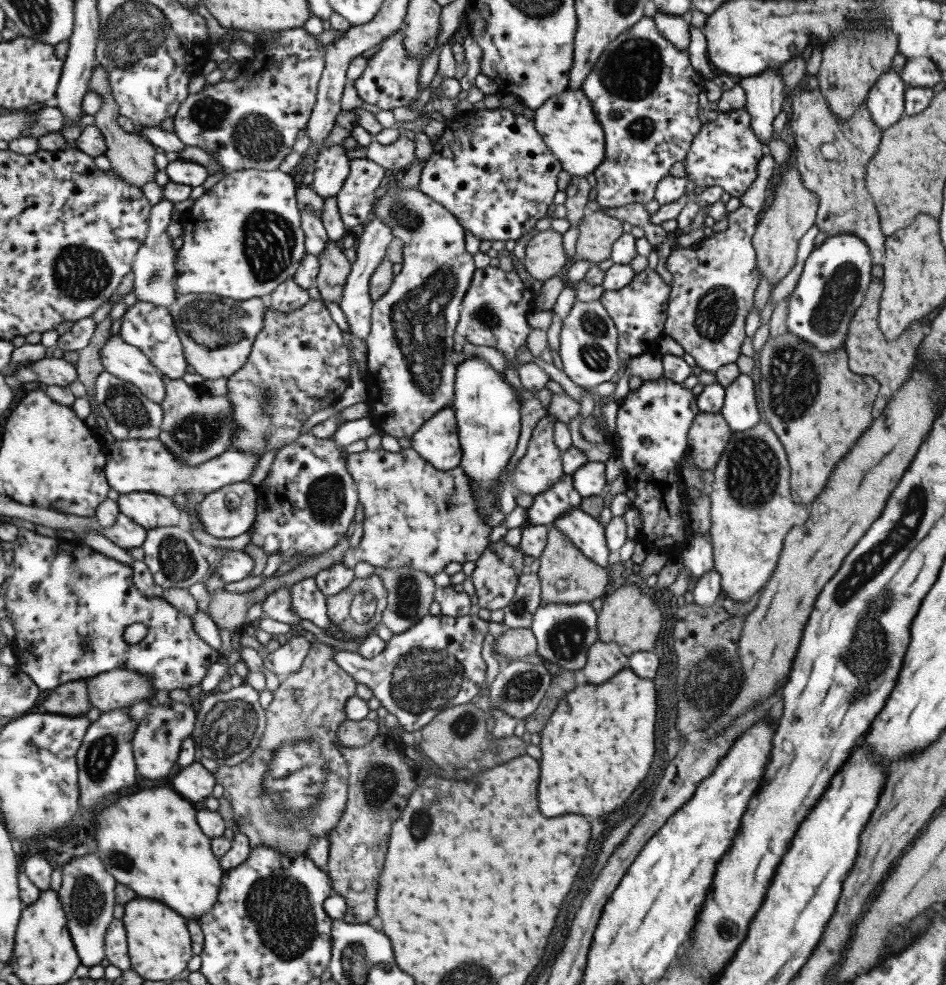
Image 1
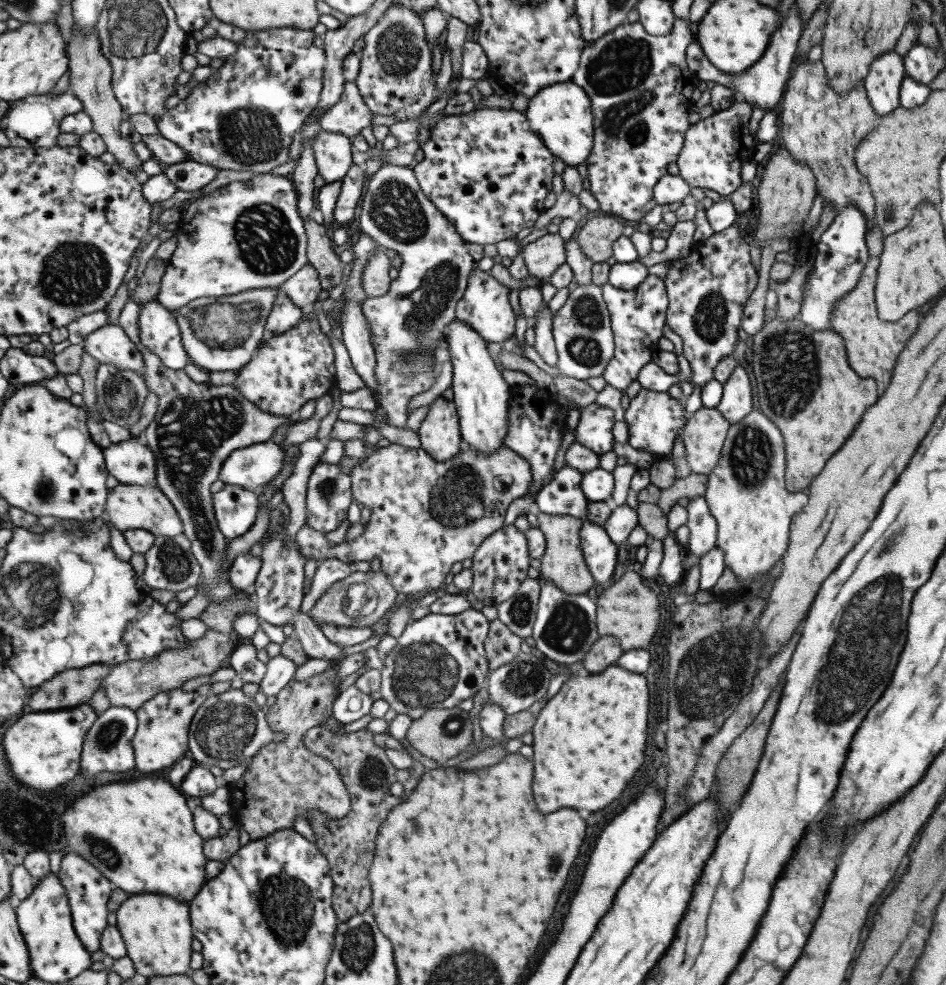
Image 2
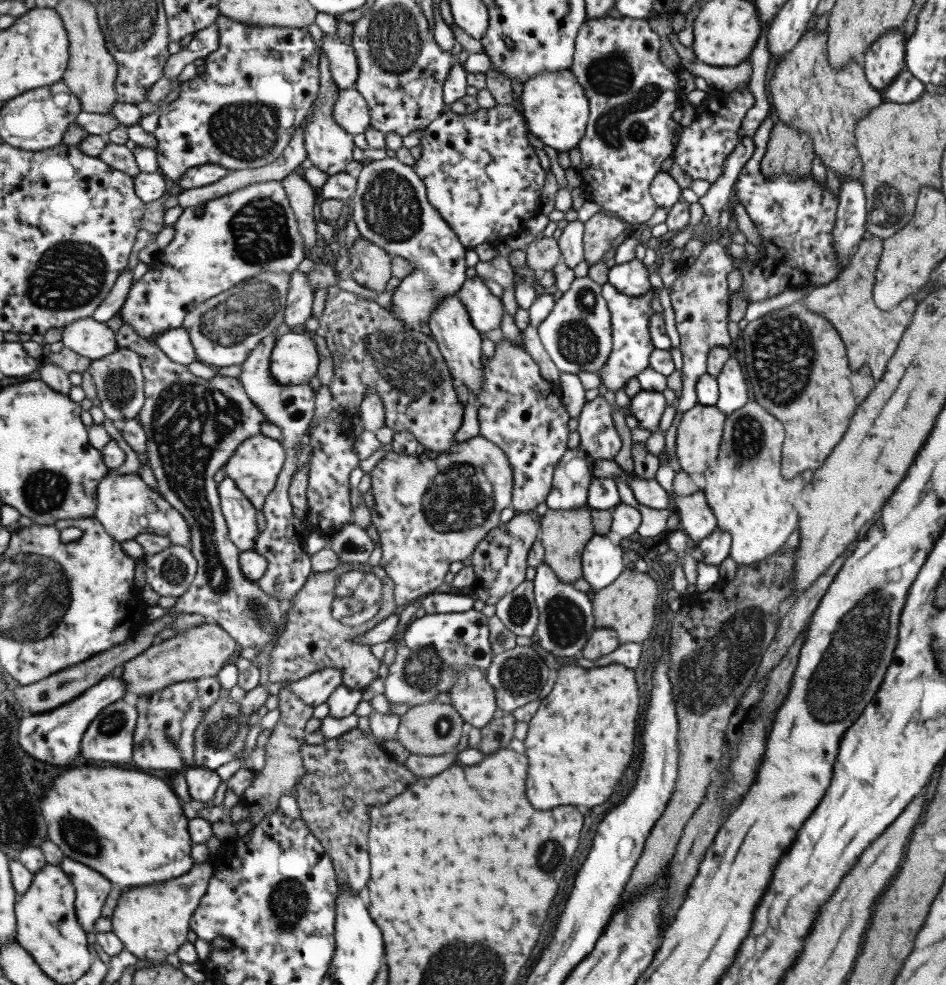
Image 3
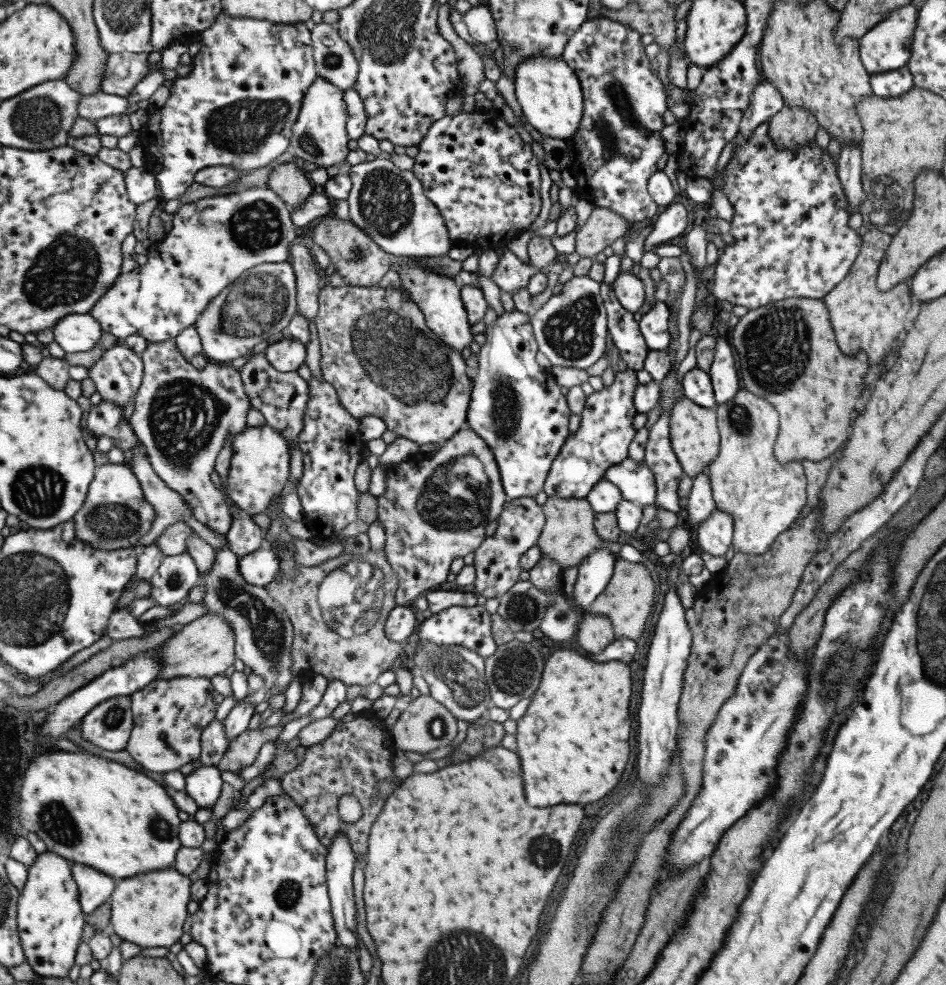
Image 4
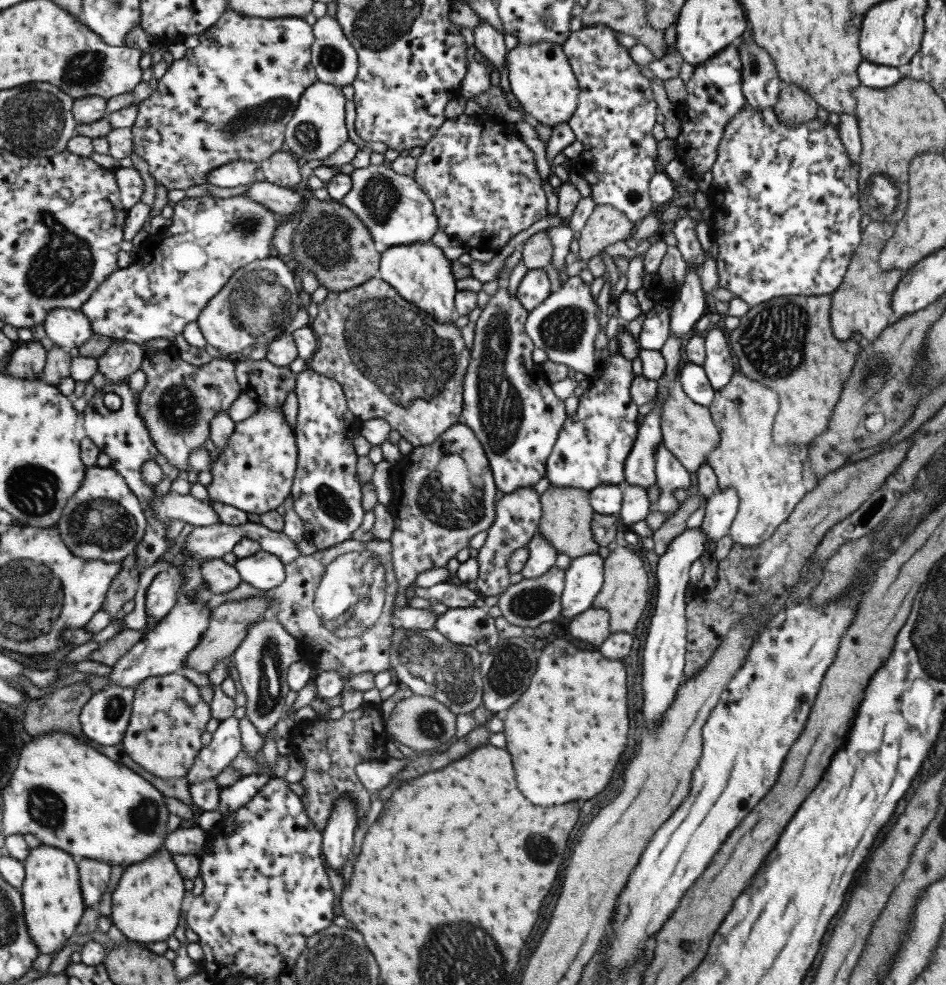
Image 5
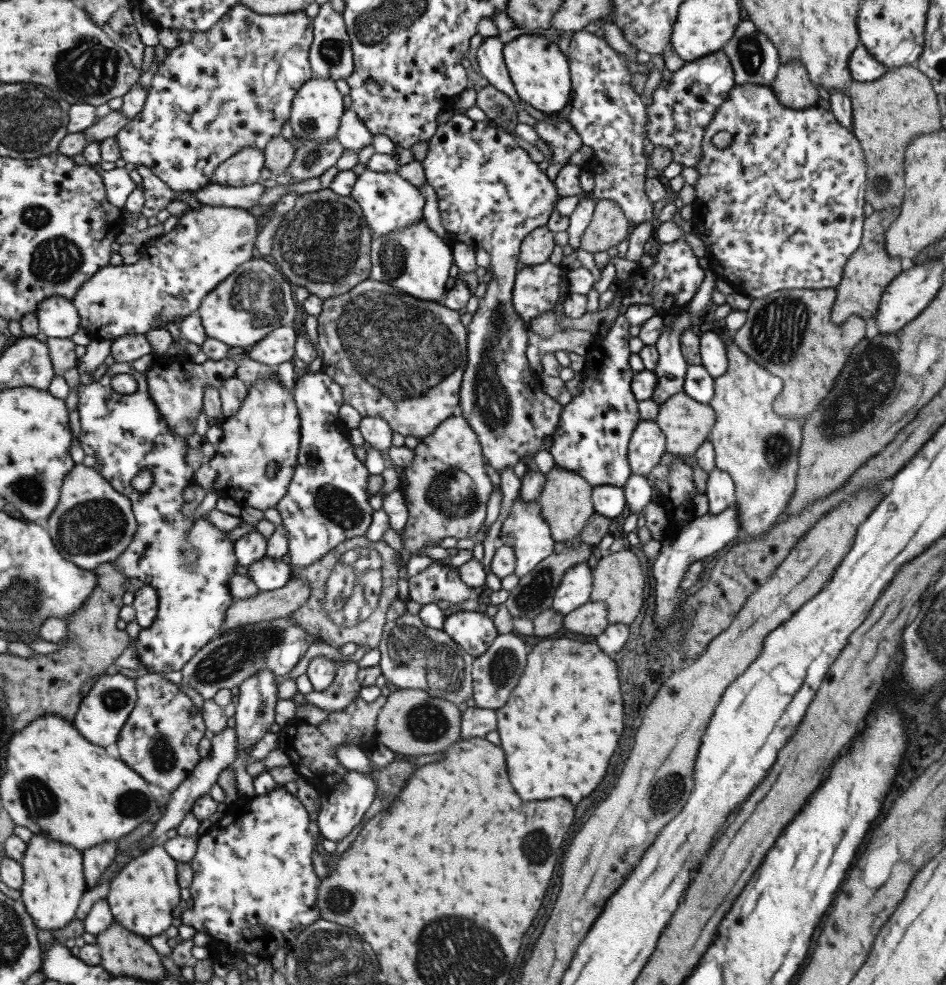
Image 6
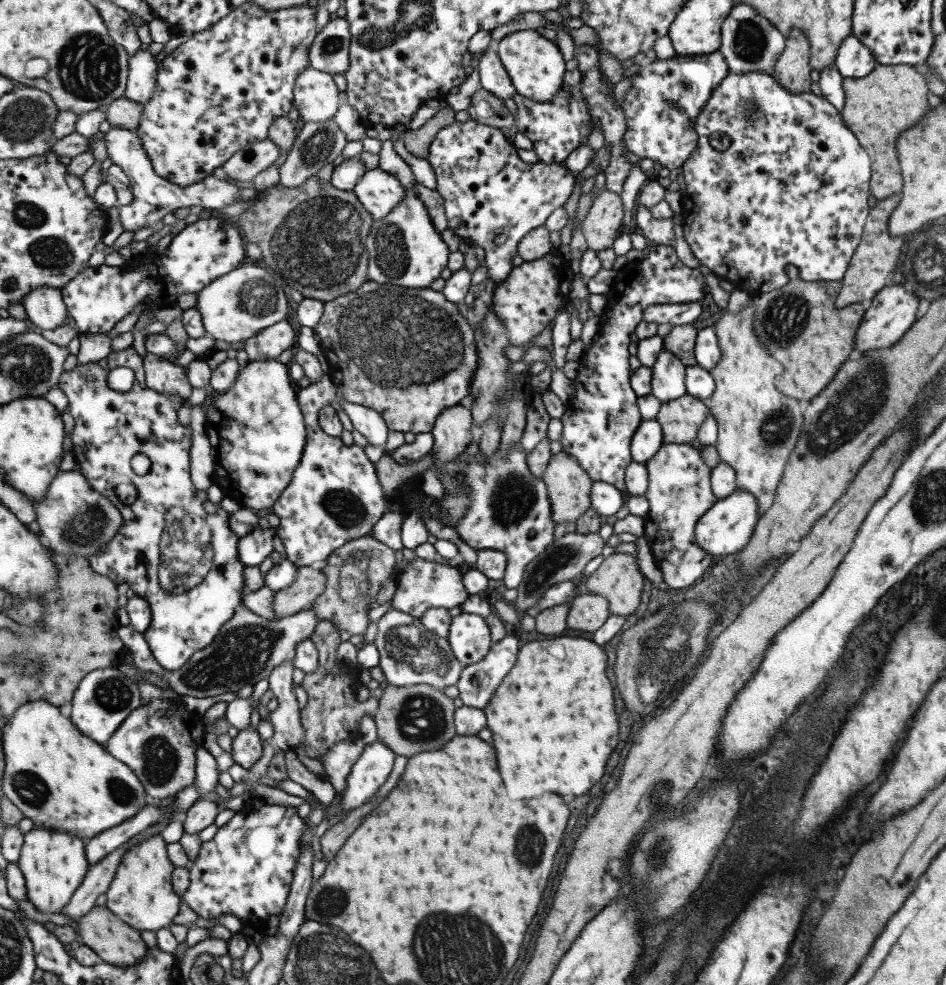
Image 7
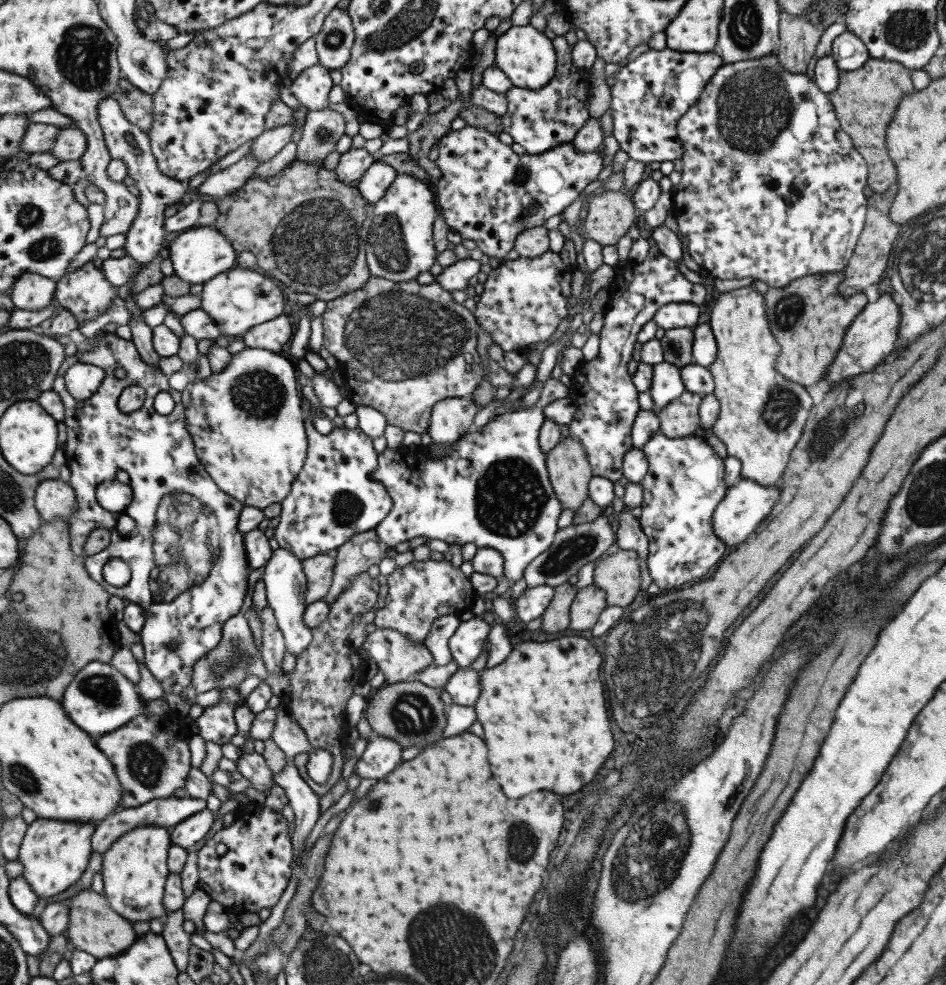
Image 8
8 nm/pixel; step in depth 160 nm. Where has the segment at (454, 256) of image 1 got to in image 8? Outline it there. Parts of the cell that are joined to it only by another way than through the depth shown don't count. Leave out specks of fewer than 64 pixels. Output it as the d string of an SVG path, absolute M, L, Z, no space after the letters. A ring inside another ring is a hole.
M376 160L357 182L364 197L371 203L378 203L396 181L397 170L389 164Z

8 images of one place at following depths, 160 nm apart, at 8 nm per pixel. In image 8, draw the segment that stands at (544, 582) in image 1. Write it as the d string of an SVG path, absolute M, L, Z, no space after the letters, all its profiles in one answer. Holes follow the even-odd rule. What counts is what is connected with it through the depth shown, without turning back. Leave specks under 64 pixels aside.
M565 437L551 447L544 458L547 463L548 481L561 508L574 510L588 496L588 480L592 470L586 452L579 441Z

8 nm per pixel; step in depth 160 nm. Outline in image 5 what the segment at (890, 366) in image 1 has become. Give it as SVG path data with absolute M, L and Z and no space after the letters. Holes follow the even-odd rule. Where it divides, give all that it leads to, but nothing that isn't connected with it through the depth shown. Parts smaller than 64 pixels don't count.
M886 219L883 221L870 221L860 236L860 243L853 251L852 258L847 266L845 276L836 290L830 294L829 324L833 330L833 336L837 340L847 340L853 333L859 333L863 341L874 341L881 330L896 323L900 317L895 315L889 307L893 290L900 282L904 271L893 269L889 272L881 272L878 257L886 240L892 235L895 223Z

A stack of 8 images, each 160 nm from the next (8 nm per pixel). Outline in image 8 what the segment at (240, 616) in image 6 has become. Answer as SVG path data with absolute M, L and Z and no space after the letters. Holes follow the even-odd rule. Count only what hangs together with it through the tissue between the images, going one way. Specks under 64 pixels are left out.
M335 553L320 554L304 560L304 569L308 578L306 602L310 605L325 599L334 583L337 557Z

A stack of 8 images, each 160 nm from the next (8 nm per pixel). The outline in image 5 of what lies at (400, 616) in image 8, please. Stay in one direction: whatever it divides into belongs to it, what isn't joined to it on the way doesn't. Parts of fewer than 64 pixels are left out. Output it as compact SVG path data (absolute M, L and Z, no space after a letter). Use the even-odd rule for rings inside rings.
M447 581L428 588L415 586L412 593L419 596L419 598L435 598L448 608L473 606L479 600L479 594L475 590L467 588L466 584L457 585Z

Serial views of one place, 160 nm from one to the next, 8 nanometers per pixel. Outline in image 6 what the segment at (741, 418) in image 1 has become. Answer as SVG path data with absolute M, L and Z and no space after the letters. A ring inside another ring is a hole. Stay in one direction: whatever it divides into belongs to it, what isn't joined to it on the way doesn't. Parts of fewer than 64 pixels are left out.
M712 331L698 334L698 351L700 354L700 365L711 376L711 379L721 376L727 368L725 344L721 338Z

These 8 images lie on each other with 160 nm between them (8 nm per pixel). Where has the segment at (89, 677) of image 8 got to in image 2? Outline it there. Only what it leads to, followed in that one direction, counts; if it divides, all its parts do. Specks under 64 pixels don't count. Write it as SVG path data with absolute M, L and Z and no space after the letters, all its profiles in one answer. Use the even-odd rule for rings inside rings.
M110 706L100 712L96 725L85 740L80 773L85 778L95 778L101 772L127 772L136 768L133 740L136 738L139 725L137 711L126 706Z

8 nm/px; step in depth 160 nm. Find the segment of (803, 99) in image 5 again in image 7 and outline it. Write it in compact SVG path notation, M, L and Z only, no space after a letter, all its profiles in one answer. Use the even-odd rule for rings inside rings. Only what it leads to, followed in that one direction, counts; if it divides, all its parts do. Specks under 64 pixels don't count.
M789 29L771 76L791 94L809 92L809 44L802 30Z

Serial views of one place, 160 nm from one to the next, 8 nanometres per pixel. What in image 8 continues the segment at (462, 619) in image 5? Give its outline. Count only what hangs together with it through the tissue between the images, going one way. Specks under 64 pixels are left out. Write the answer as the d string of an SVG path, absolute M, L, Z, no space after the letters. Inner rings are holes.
M473 616L463 621L450 640L454 660L461 668L473 664L485 650L485 636L490 632L489 624L481 617Z

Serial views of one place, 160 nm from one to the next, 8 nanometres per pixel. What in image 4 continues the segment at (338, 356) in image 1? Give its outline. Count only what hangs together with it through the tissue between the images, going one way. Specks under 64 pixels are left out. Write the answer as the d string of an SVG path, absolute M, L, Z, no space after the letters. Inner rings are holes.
M295 338L280 339L272 342L265 350L269 362L281 372L295 374L297 368L306 362L308 348Z

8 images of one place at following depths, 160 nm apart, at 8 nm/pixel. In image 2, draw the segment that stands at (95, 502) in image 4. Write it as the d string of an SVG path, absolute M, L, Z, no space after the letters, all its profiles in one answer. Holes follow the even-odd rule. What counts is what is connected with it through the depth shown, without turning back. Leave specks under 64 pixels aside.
M119 482L116 487L110 490L106 512L113 525L123 533L130 529L144 529L157 537L180 537L181 534L184 534L184 521L177 512L176 506L157 485L126 485Z

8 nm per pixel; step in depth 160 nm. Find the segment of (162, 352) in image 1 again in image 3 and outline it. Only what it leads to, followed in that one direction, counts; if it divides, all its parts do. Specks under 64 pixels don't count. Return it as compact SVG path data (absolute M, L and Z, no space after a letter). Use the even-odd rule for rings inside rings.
M183 327L169 329L169 331L158 334L155 343L169 355L169 358L182 365L198 360L191 335Z

